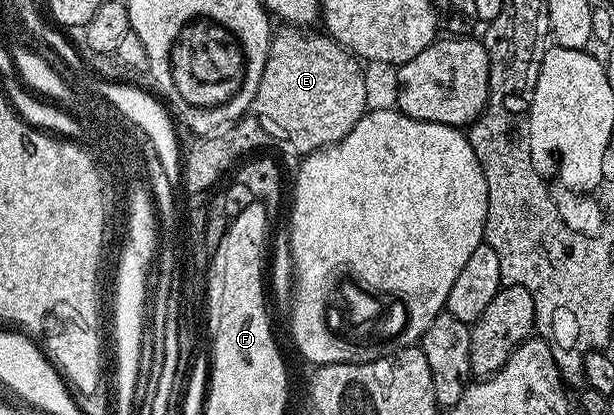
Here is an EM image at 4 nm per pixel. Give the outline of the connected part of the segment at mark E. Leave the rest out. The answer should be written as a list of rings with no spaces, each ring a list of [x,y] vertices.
[[[293,23],[281,28],[285,29],[278,33],[276,30],[270,36],[263,75],[253,96],[252,108],[274,138],[282,137],[291,148],[298,149],[301,155],[308,155],[324,149],[334,141],[341,141],[347,131],[351,131],[351,127],[355,127],[355,123],[359,123],[359,119],[366,113],[365,70],[358,58],[324,32],[312,33],[309,30],[312,28],[298,27]]]

